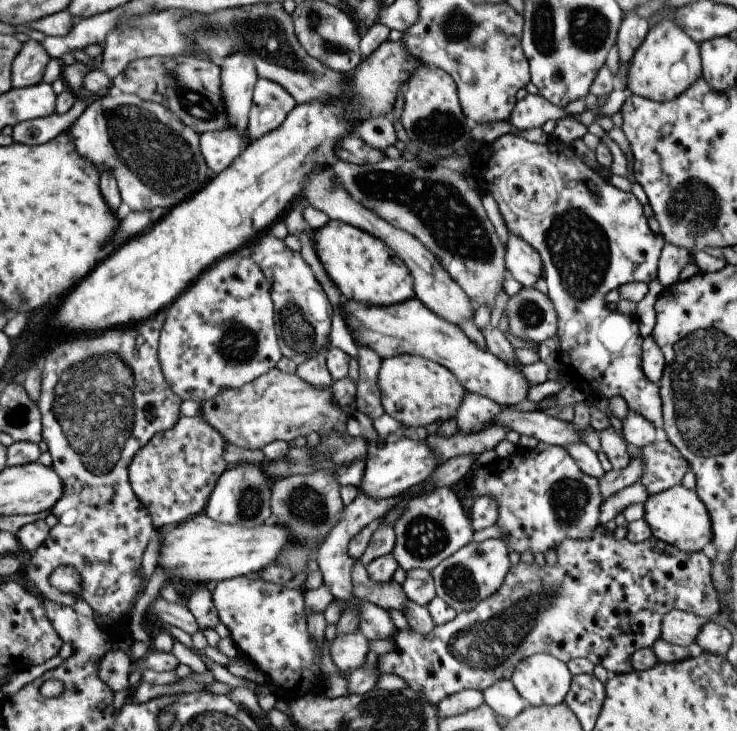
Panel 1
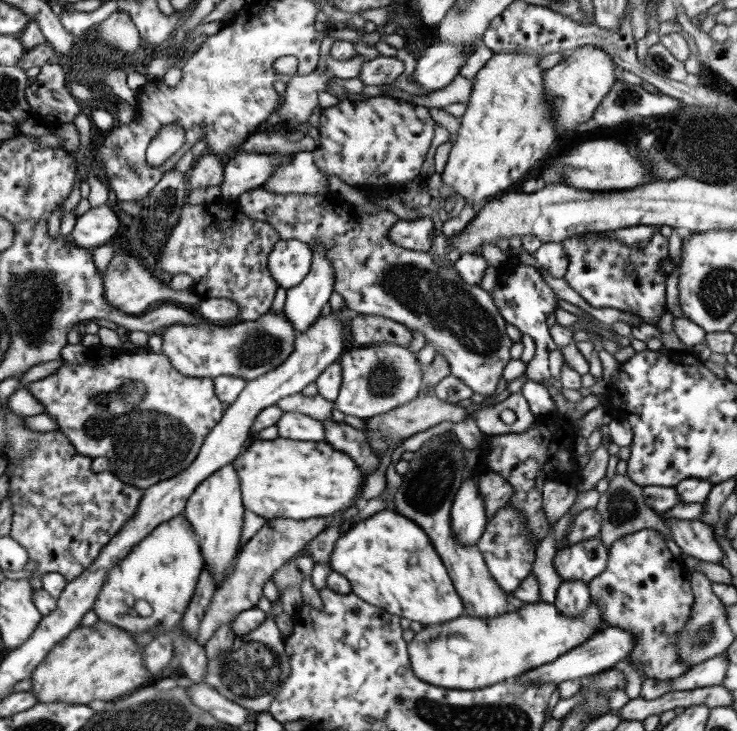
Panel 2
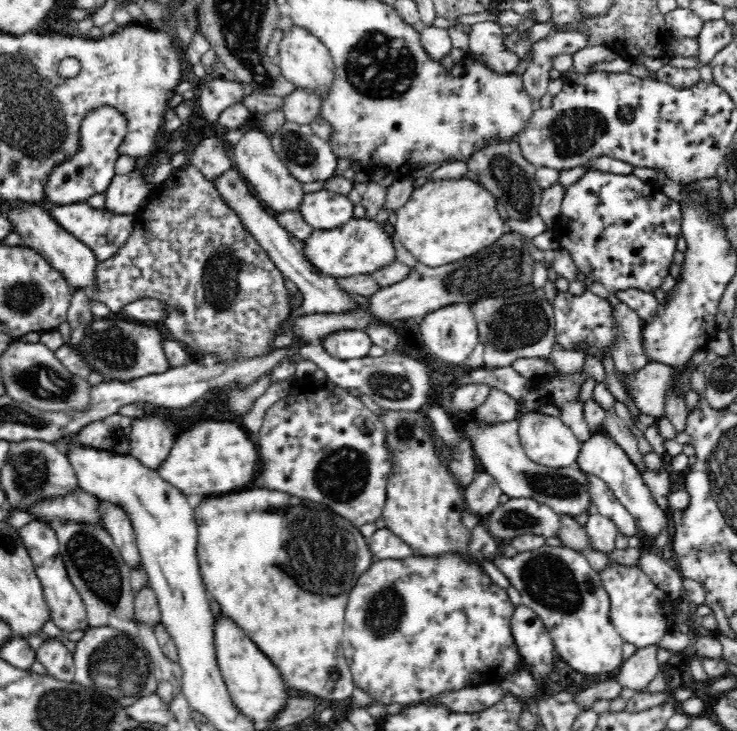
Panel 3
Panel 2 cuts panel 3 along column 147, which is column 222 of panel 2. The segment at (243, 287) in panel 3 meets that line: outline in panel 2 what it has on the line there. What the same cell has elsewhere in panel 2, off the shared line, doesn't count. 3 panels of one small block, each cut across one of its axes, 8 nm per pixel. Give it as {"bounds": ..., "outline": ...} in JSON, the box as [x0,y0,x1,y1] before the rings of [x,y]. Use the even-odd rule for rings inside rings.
{"bounds":[160,196,280,321],"outline":[[[188,196],[179,222],[166,236],[164,247],[160,250],[160,266],[174,275],[186,273],[192,277],[194,292],[202,301],[210,298],[230,299],[238,303],[238,314],[243,321],[254,321],[269,312],[276,290],[279,286],[267,268],[267,261],[274,244],[280,240],[278,232],[266,222],[247,218],[241,212],[238,201],[189,204]]]}

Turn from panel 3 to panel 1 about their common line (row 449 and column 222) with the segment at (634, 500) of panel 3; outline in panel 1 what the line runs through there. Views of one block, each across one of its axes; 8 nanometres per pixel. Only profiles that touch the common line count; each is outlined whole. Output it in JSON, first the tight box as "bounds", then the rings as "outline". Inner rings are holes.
{"bounds":[210,573,325,704],"outline":[[[253,573],[217,582],[210,594],[218,620],[230,631],[230,637],[240,651],[240,655],[258,666],[270,678],[272,684],[267,688],[270,692],[289,704],[308,694],[320,693],[325,682],[322,674],[322,650],[316,646],[314,638],[308,632],[308,621],[304,610],[305,593],[300,587],[284,588],[283,585],[262,582],[262,578],[258,578],[258,574]]]}

